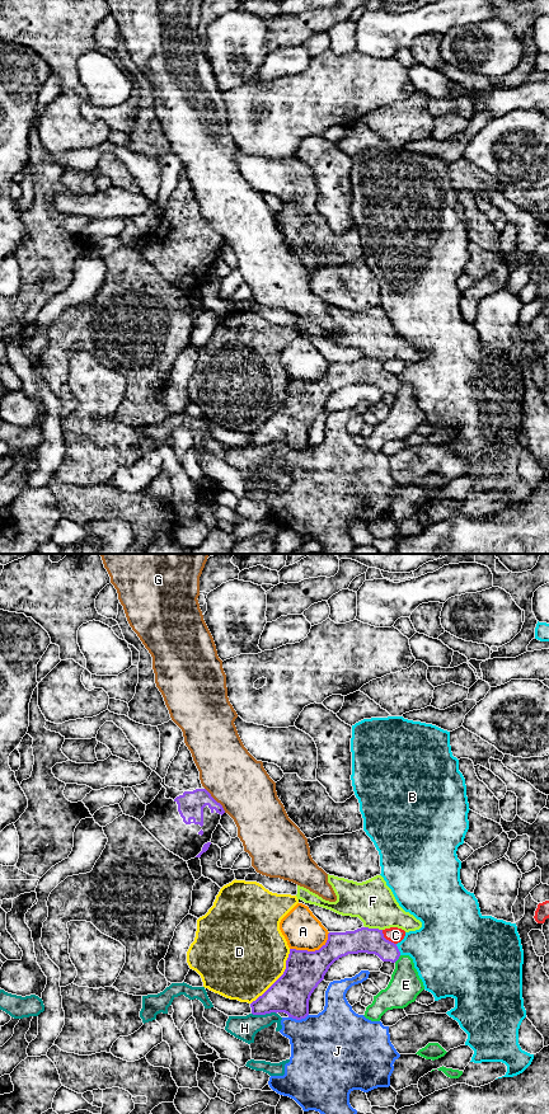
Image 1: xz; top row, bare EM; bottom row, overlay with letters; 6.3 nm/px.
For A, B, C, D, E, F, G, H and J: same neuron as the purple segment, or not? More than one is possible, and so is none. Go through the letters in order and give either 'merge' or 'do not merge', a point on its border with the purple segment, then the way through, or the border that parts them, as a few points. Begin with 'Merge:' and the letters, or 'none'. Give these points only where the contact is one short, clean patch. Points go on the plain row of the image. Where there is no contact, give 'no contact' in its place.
Merge: none
A: do not merge; contact xz (311, 382)
B: do not merge; contact xz (398, 380)
C: do not merge; contact xz (385, 370)
D: do not merge; contact xz (280, 408)
E: do not merge; contact xz (397, 390); border xz (400, 386), (394, 393)
F: do not merge; contact xz (374, 360)
G: do not merge; contact xz (215, 231); border xz (205, 219), (225, 243)
H: do not merge; contact xz (264, 445); border xz (252, 443), (276, 445)
J: do not merge; contact xz (298, 450)

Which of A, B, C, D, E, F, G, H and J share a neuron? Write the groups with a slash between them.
A / B / C / D / E / F / G / H J

